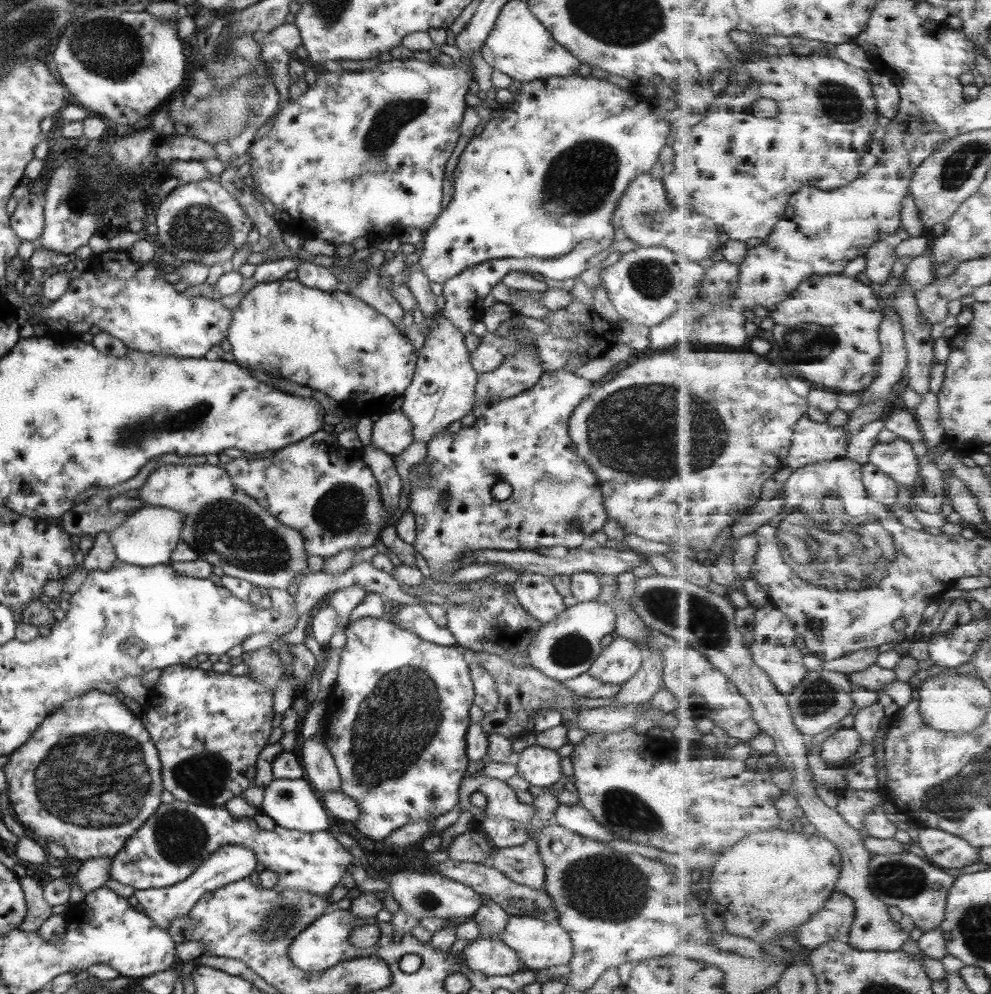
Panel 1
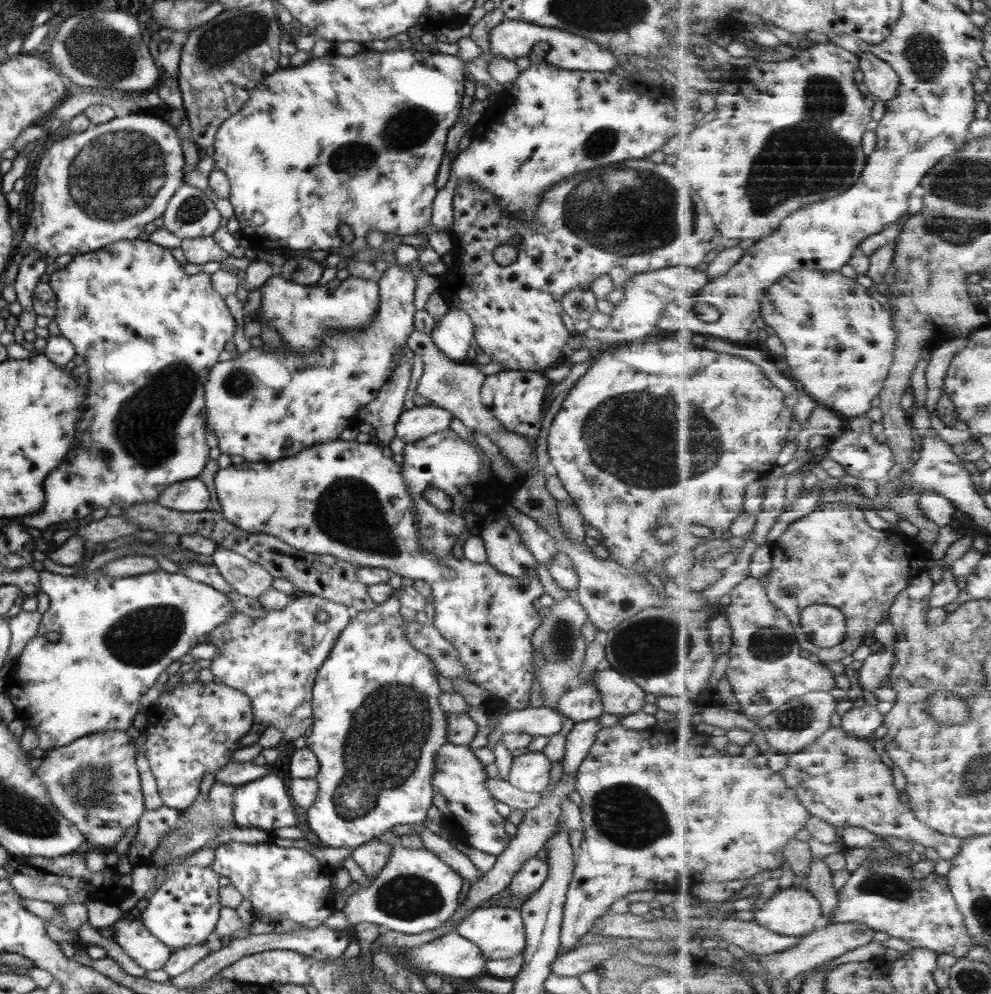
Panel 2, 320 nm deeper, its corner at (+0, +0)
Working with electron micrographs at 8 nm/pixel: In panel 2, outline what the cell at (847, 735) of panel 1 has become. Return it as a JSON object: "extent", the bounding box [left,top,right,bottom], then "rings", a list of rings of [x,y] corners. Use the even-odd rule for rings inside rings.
{"extent":[841,705,885,739],"rings":[[[863,705],[862,707],[848,707],[842,712],[841,727],[854,737],[866,739],[875,734],[877,728],[884,725],[885,715],[877,710],[877,706]]]}

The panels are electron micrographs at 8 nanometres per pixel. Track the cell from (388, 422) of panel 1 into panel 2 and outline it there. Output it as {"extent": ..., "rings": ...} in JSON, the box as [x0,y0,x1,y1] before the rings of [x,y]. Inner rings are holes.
{"extent":[394,406,452,443],"rings":[[[423,406],[401,412],[394,436],[401,442],[413,443],[431,434],[449,429],[452,415],[443,408]]]}

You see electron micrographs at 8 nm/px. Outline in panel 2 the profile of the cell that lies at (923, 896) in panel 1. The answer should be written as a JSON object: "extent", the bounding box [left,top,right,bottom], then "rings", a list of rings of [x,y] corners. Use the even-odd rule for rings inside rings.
{"extent":[833,858,974,959],"rings":[[[892,858],[878,860],[871,869],[859,867],[851,873],[850,879],[839,890],[839,906],[833,912],[833,923],[856,923],[869,925],[875,931],[887,933],[890,937],[905,940],[912,948],[927,948],[940,954],[952,954],[963,959],[974,948],[967,932],[963,913],[957,905],[949,887],[948,876],[932,873],[929,877],[918,878],[913,866],[895,863]]]}

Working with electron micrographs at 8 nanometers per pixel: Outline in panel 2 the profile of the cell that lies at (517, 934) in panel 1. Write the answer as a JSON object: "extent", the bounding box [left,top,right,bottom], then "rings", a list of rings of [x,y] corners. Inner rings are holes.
{"extent":[454,906,525,960],"rings":[[[501,906],[477,907],[456,925],[454,931],[481,950],[484,960],[504,959],[525,952],[525,929],[518,910]]]}

